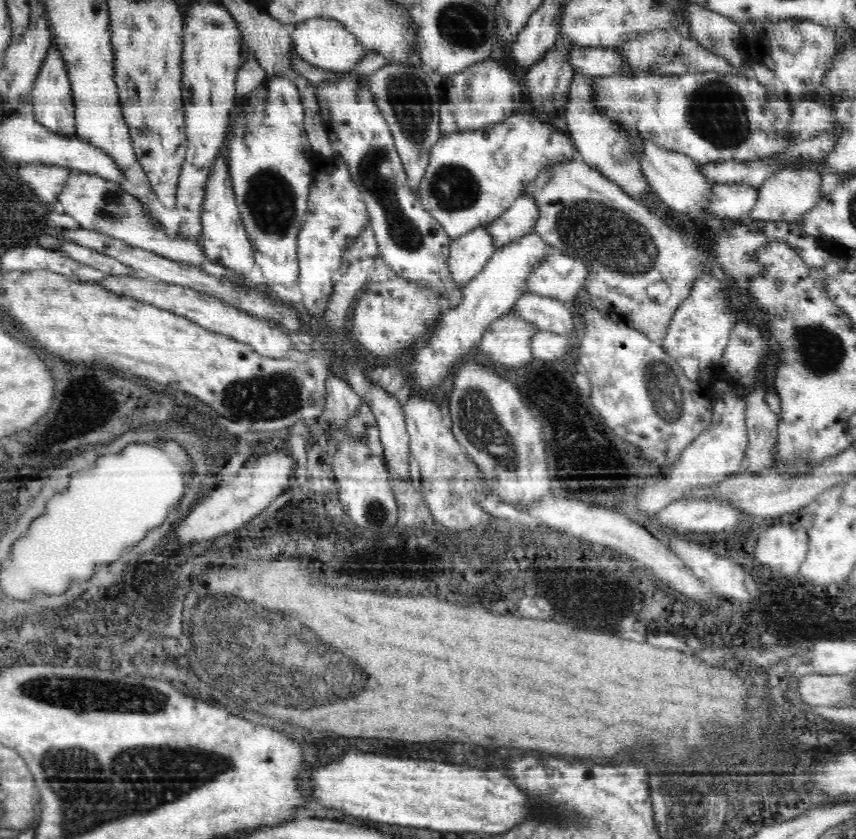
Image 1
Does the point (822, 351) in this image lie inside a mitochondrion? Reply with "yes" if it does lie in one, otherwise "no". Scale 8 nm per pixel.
yes

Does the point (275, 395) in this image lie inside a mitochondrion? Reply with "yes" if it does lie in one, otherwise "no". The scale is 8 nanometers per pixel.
yes

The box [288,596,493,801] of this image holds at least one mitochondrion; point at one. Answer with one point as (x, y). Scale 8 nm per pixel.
(362, 678)

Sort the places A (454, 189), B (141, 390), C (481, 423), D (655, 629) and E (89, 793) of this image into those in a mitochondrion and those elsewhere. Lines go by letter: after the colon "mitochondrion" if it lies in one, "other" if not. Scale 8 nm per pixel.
A: mitochondrion
B: other
C: mitochondrion
D: other
E: mitochondrion

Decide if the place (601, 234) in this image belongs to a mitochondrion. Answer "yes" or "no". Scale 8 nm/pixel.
yes

